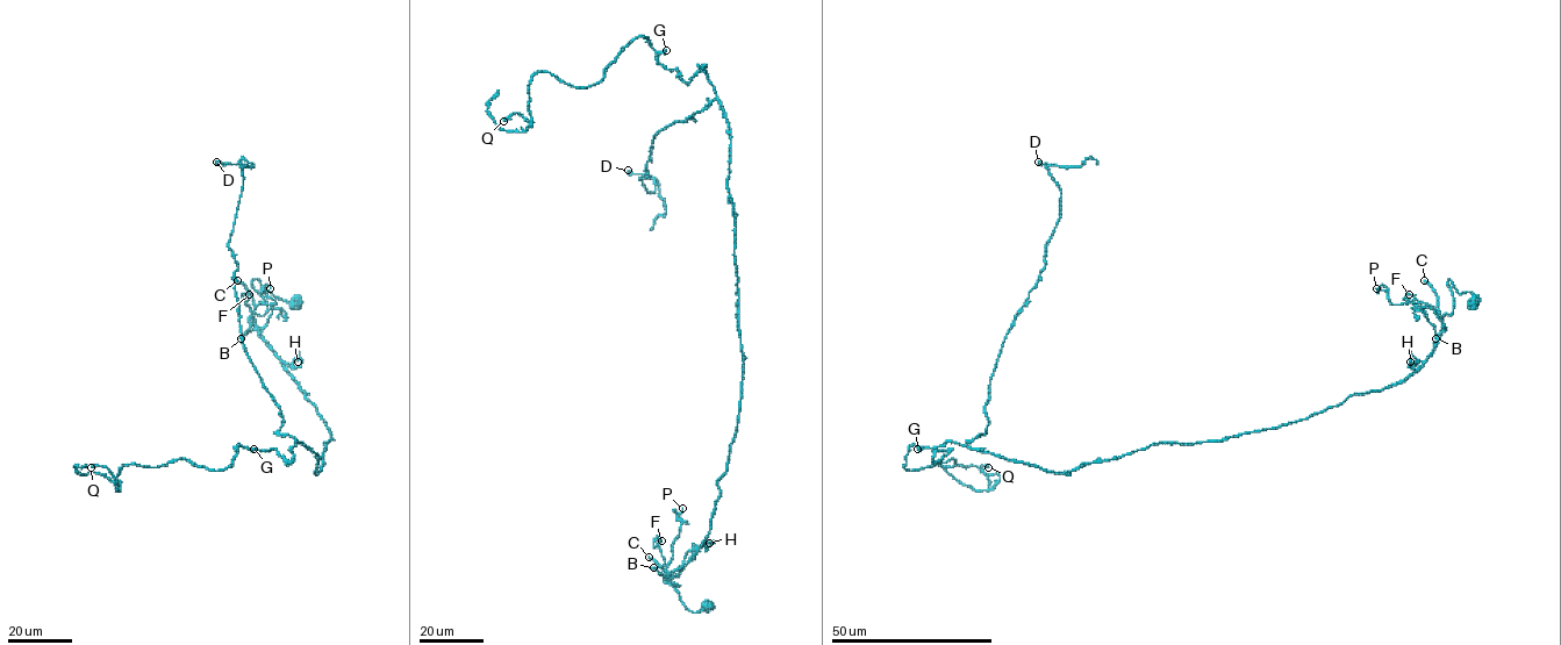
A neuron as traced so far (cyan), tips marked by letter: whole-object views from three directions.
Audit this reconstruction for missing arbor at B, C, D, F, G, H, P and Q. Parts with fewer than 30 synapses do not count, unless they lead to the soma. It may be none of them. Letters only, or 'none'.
C

